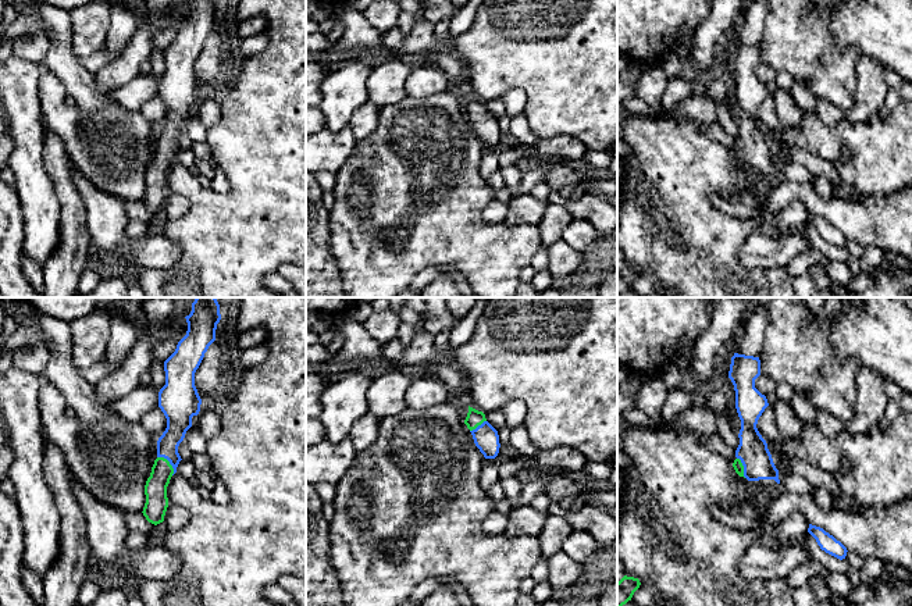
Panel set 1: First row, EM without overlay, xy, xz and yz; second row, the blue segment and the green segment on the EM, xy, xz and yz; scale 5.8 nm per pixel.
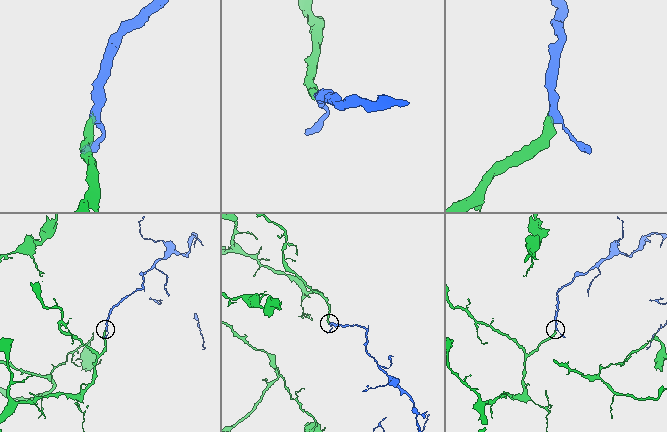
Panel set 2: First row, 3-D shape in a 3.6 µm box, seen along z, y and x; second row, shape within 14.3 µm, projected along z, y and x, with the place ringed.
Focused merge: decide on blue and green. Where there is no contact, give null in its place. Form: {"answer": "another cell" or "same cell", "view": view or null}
{"answer": "same cell", "view": "xy"}

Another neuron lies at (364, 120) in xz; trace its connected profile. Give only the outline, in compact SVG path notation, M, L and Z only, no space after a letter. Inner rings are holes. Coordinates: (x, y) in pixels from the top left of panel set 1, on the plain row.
M367 101L353 113L348 126L352 129L356 140L368 138L377 129L378 110L377 106Z

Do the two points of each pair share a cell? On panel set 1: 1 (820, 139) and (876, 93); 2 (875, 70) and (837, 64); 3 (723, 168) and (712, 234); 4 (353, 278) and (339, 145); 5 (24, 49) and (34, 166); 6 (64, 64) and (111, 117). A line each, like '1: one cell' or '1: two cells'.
1: two cells
2: two cells
3: one cell
4: two cells
5: two cells
6: two cells

